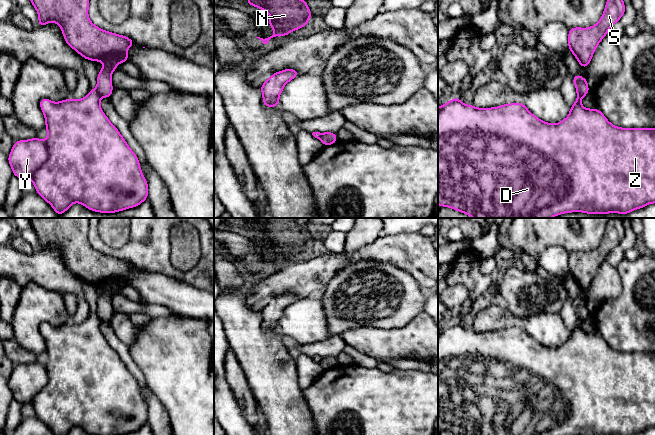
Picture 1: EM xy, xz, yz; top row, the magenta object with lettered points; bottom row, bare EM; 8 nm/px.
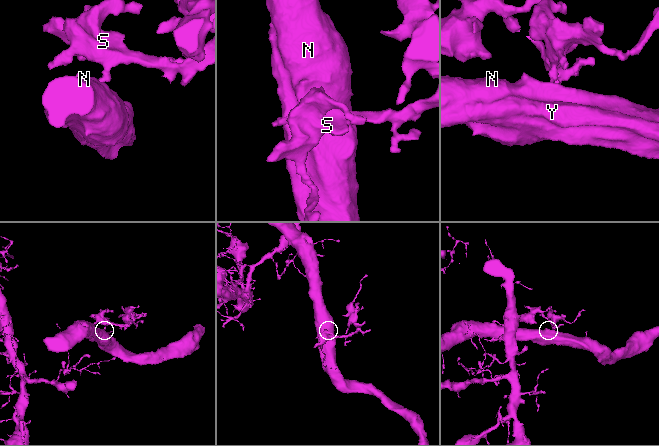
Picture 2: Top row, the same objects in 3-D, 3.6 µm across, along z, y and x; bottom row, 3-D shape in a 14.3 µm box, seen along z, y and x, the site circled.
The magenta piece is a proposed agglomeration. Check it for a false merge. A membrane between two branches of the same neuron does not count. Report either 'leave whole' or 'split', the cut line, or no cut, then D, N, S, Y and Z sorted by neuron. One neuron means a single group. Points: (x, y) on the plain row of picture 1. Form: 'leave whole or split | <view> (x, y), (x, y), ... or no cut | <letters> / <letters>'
split | xy (96, 313), (100, 321) | D N Y Z / S

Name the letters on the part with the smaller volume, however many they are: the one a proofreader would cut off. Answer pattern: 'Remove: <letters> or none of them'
Remove: S

